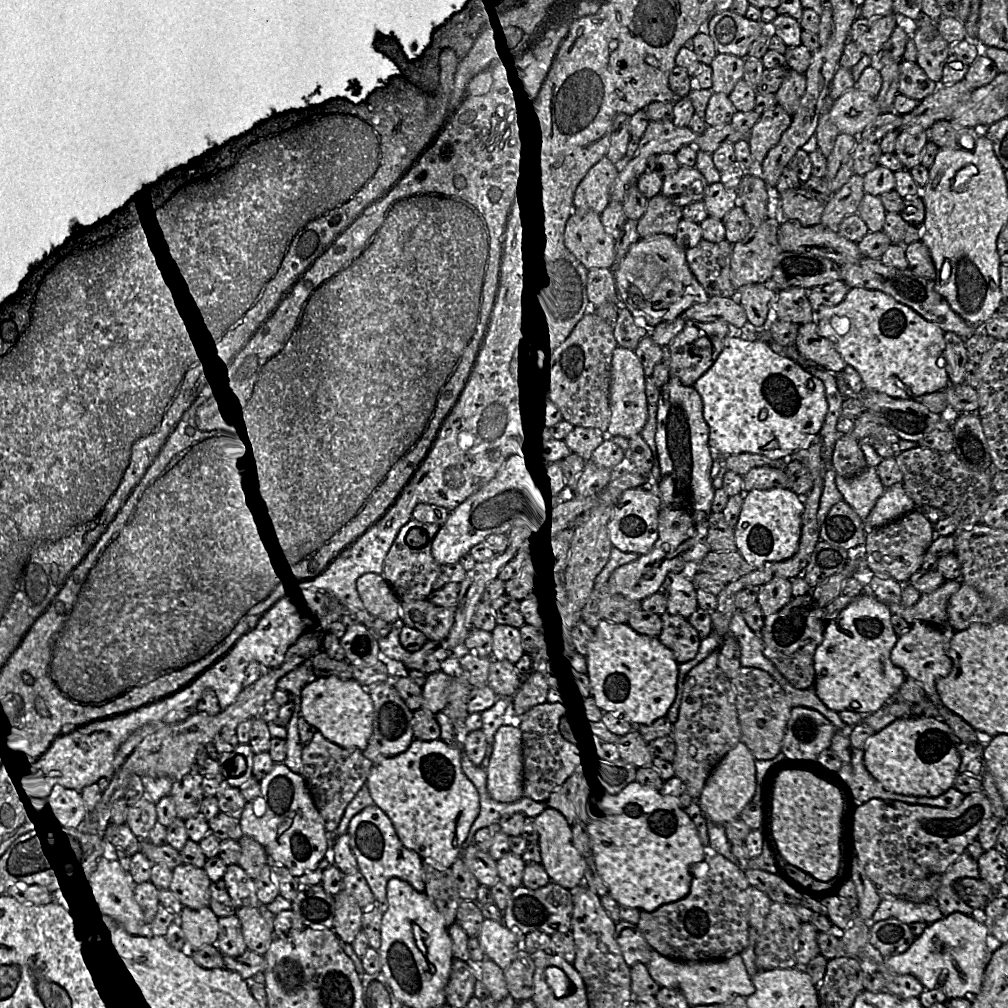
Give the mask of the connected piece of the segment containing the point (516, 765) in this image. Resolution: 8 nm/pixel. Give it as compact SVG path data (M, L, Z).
M504 725L495 735L487 769L487 791L499 803L514 803L523 793L523 737L518 725Z

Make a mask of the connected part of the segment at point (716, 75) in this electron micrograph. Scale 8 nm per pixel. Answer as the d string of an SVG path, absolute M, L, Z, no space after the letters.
M717 54L711 63L714 93L729 95L744 73L745 58L730 54Z

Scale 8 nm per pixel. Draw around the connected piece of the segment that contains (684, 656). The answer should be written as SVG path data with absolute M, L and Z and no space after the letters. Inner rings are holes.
M668 612L661 614L662 631L658 639L669 648L679 664L692 660L700 646L701 639L689 620Z

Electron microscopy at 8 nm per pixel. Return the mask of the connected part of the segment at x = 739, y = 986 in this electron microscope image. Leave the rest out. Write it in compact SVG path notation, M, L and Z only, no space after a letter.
M652 949L646 967L652 979L660 987L679 989L691 1007L725 1003L737 996L748 997L755 992L755 987L740 954L723 960L681 961L664 957Z

